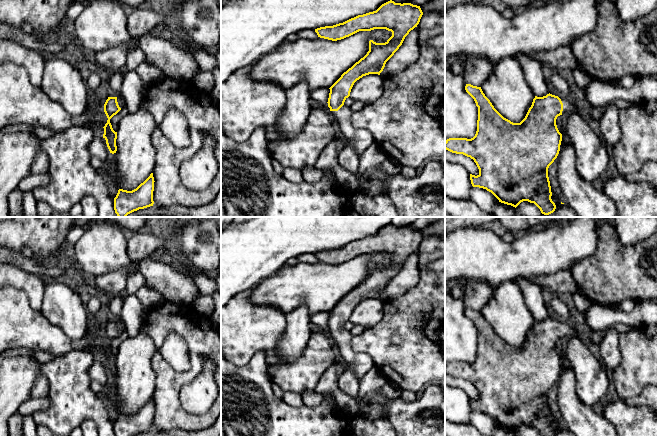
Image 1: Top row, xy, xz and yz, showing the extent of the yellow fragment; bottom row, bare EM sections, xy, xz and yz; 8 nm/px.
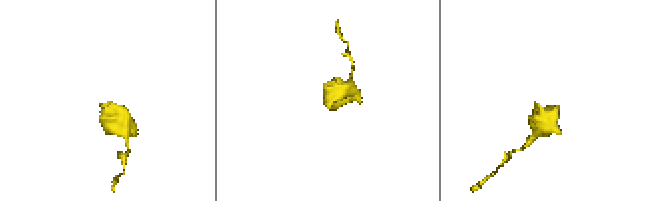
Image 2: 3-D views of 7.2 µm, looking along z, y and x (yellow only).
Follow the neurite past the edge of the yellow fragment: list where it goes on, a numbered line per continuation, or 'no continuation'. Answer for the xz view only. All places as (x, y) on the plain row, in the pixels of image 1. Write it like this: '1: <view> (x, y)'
1: xz (360, 362)

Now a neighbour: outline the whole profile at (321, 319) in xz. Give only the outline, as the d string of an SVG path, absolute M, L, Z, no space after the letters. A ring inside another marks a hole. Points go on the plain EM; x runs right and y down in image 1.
M328 311L315 313L310 316L310 322L314 323L319 327L327 327L329 322L330 313Z

